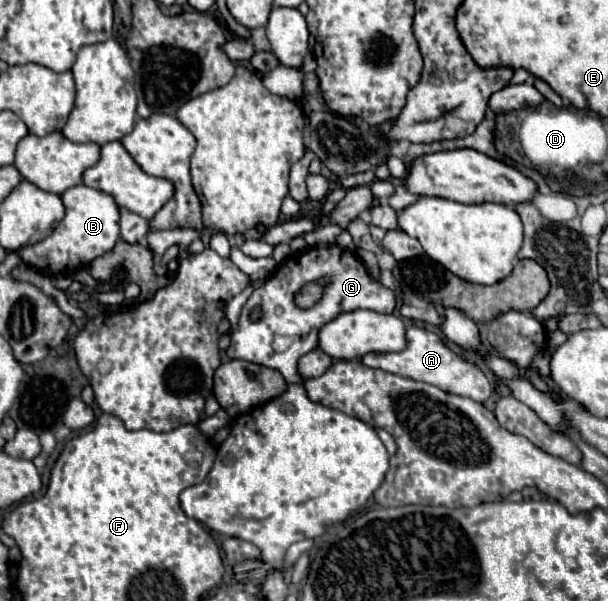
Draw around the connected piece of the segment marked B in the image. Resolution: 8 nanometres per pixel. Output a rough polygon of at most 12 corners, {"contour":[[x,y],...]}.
{"contour":[[76,185],[66,217],[18,251],[50,275],[74,273],[120,237],[112,195]]}

